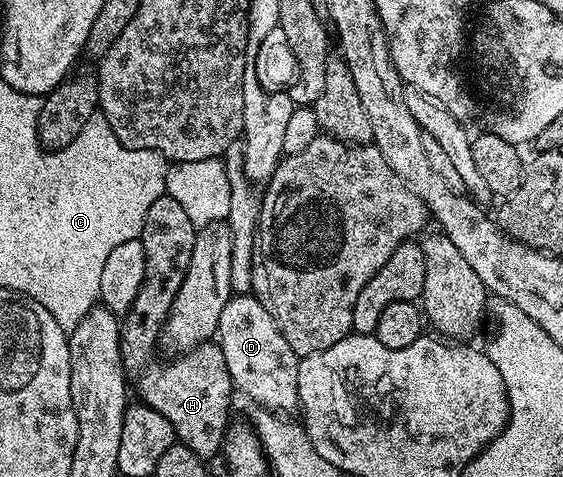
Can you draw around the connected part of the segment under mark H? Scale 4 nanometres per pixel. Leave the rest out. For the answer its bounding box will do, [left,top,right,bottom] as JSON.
[121,194,235,461]

